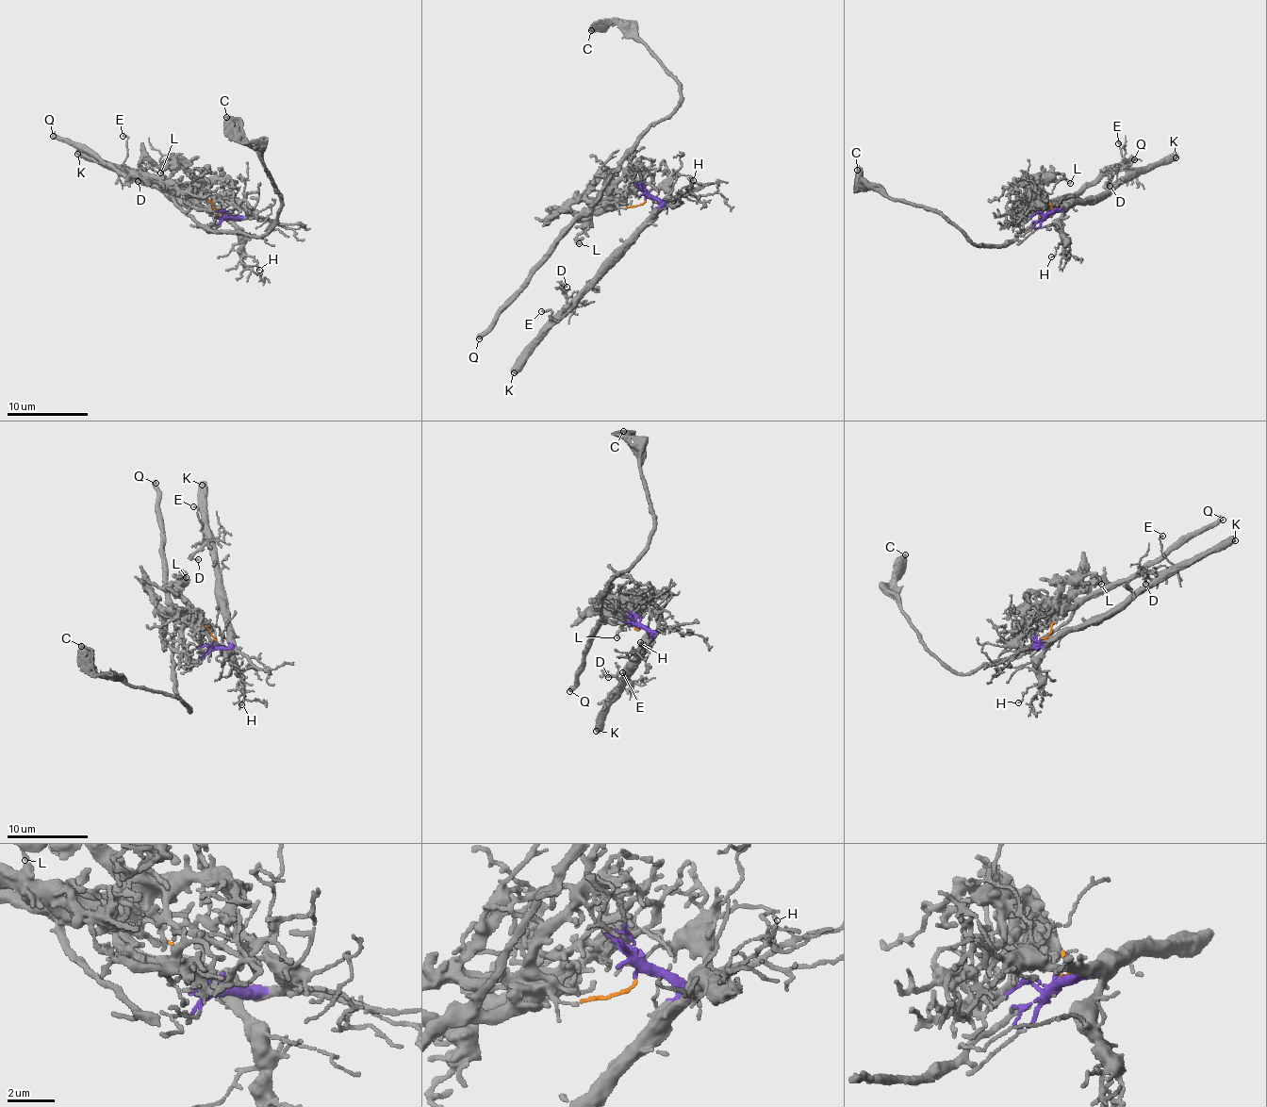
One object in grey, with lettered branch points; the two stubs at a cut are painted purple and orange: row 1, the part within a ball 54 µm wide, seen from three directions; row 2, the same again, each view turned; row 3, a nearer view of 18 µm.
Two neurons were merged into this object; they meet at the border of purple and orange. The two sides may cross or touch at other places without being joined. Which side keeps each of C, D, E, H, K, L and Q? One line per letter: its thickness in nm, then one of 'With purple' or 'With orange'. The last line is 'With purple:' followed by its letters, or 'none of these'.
C: Thickness 550 nm. With orange
D: Thickness 110 nm. With purple
E: Thickness 90 nm. With purple
H: Thickness 110 nm. With purple
K: Thickness 600 nm. With purple
L: Thickness 160 nm. With orange
Q: Thickness 440 nm. With orange
With purple: D, E, H, K

